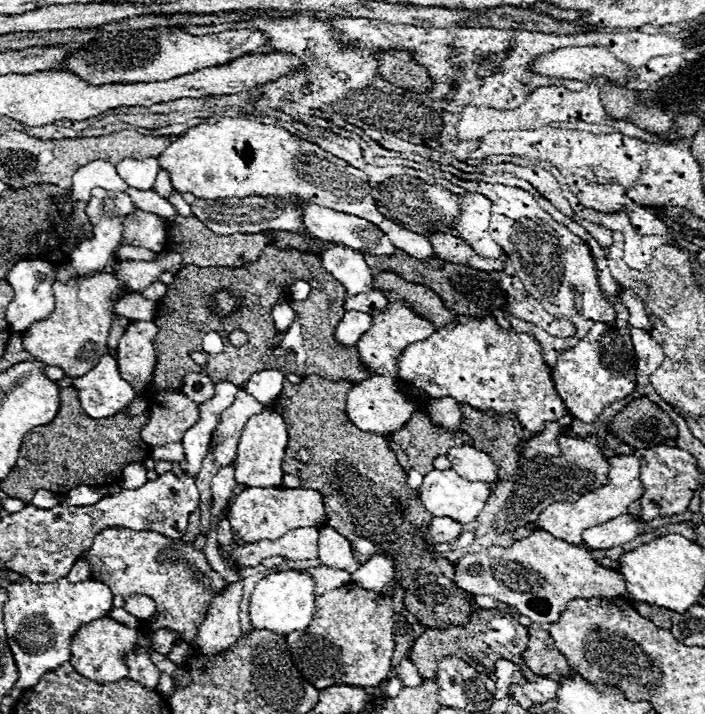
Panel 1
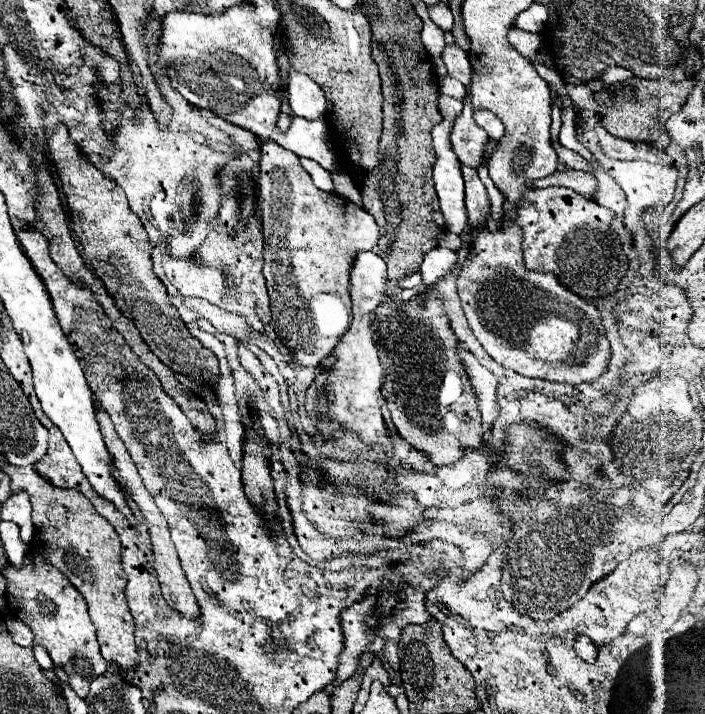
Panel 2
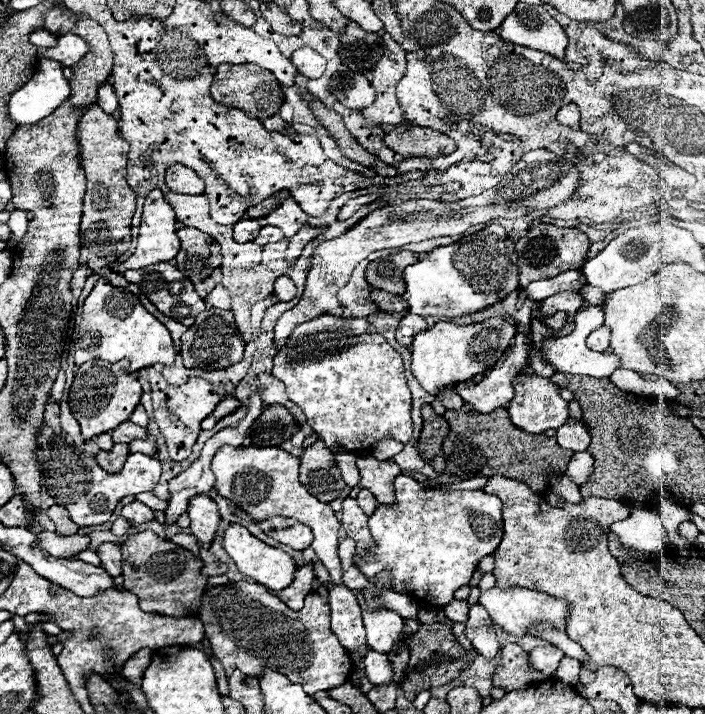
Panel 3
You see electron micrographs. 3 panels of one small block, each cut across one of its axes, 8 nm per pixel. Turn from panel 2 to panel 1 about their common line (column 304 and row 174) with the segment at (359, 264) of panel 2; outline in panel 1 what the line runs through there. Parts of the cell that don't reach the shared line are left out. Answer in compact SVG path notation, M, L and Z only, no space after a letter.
M402 174L402 176L392 176L386 178L380 188L372 188L372 196L380 202L380 212L388 218L394 220L396 224L410 228L410 232L416 234L456 234L454 230L454 216L460 214L460 198L446 190L444 186L432 186L422 182L420 178Z

